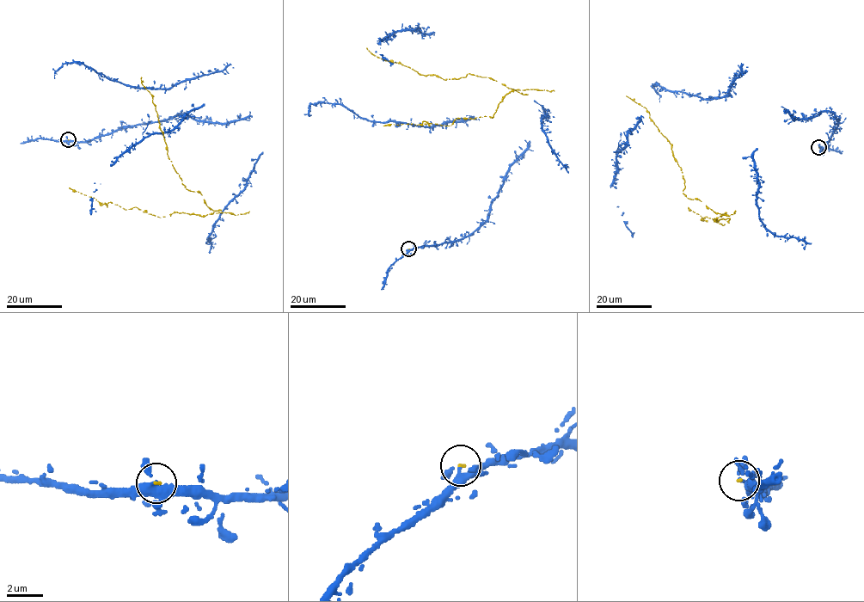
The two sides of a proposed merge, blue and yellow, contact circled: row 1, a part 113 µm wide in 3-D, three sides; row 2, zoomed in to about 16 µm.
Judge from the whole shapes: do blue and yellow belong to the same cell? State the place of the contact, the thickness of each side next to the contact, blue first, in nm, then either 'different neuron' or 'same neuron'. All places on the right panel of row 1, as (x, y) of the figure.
(818, 147) | 240/100 nm | same neuron

